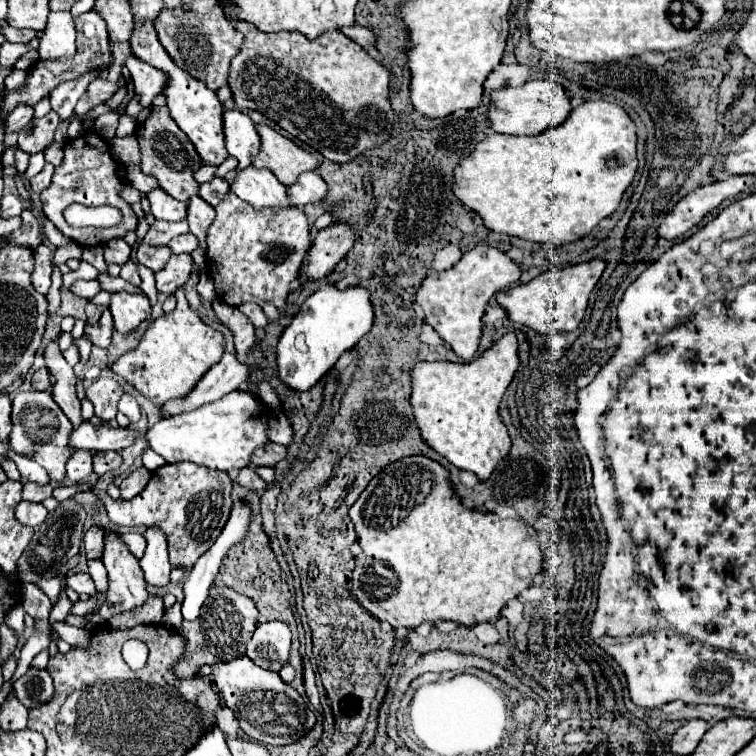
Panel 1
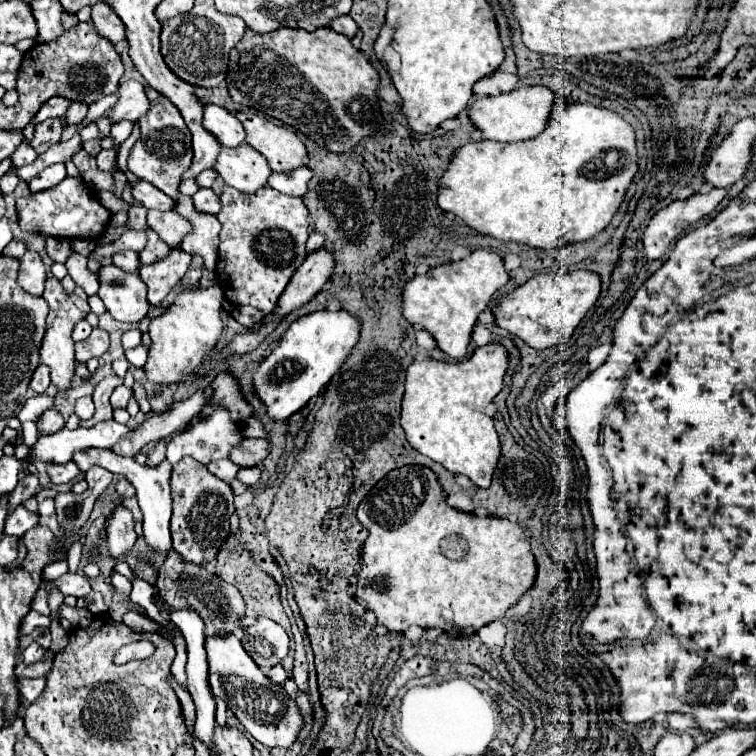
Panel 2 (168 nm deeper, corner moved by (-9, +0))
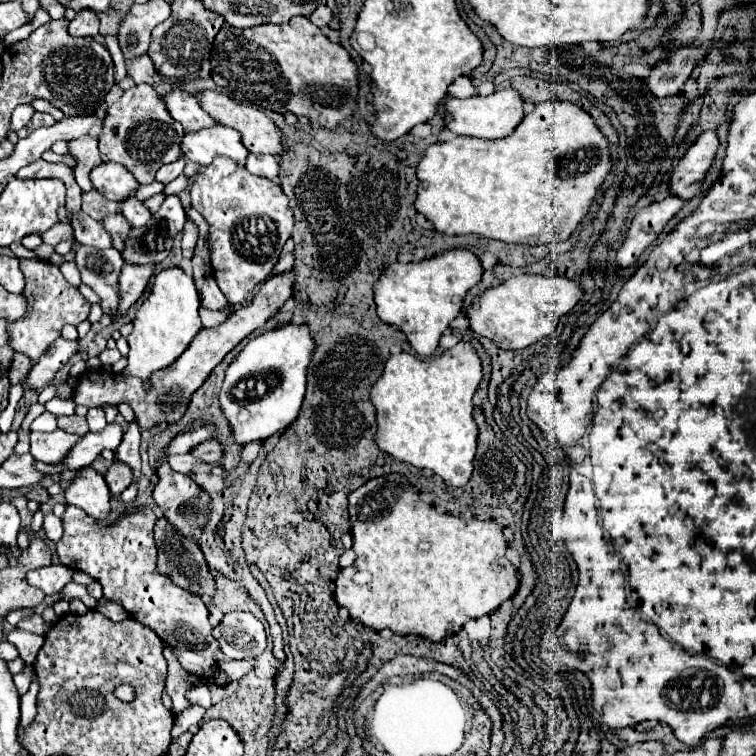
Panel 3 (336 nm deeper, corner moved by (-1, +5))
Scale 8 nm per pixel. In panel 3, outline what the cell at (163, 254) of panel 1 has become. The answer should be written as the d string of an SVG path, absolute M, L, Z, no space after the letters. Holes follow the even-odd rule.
M119 212L111 214L111 216L105 216L101 222L103 222L103 228L107 232L111 232L111 246L117 248L117 250L123 250L123 242L127 238L129 228L131 228L129 222L123 216L119 216Z

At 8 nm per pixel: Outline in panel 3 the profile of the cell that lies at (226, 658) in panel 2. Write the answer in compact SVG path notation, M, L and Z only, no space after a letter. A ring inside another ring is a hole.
M67 506L61 520L63 520L63 538L55 544L59 562L67 568L81 570L81 572L89 574L91 578L95 578L103 588L103 598L121 604L125 608L125 612L129 612L129 616L133 616L135 620L139 620L145 626L149 626L151 630L155 630L157 636L171 646L179 664L187 672L205 676L205 678L215 678L215 674L217 674L215 660L219 656L219 642L211 634L213 626L209 624L209 610L199 596L179 588L167 576L159 574L157 564L155 564L157 548L155 548L155 540L153 540L153 526L155 526L157 516L153 514L153 510L149 506L127 510L125 514L121 514L121 518L117 522L105 526L105 524L97 522L95 518L87 516L83 510L79 510L75 506Z

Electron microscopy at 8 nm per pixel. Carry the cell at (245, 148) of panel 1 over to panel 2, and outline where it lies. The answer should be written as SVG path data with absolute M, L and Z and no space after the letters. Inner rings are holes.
M205 105L203 127L211 131L219 139L219 143L225 147L235 147L245 143L243 123L231 111L219 105Z

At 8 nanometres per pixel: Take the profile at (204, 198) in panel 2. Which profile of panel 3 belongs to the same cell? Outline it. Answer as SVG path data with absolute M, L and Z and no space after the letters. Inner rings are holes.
M169 196L161 208L153 214L151 224L143 228L131 228L123 246L125 264L159 264L163 262L173 244L173 236L181 232L187 216L179 196Z

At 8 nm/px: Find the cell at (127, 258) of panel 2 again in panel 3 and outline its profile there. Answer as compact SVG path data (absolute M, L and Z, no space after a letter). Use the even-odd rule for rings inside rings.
M75 212L75 216L71 218L71 226L73 226L73 238L79 244L89 244L99 250L111 248L111 238L105 232L103 224L99 220L93 220L85 212Z

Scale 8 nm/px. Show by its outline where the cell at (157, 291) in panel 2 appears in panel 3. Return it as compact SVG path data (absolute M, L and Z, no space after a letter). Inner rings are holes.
M125 264L123 266L119 274L119 310L111 314L113 320L123 318L129 306L133 306L139 300L139 296L147 288L149 278L153 276L153 270L155 270L155 264L141 264L141 266Z

